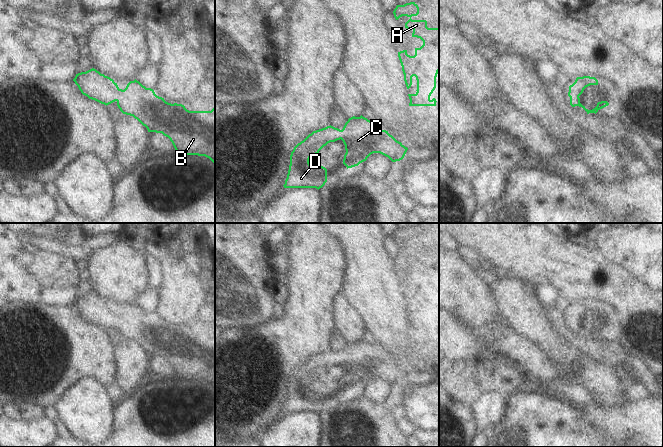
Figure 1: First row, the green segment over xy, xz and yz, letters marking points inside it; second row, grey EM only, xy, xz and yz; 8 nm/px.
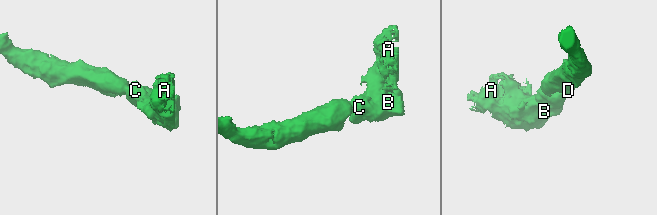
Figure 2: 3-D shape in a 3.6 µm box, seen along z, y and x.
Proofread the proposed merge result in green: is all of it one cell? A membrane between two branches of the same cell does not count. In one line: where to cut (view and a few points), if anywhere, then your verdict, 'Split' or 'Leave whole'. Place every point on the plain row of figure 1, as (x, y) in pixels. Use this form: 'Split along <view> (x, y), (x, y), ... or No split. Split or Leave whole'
No split. Leave whole

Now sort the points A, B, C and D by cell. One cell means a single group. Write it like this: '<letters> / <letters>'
A B C D

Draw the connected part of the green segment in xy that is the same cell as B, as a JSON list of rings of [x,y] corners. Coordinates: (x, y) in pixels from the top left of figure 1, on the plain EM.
[[[92,292],[73,303],[89,323],[109,329],[117,326],[123,338],[133,340],[148,356],[162,357],[183,379],[198,379],[215,387],[215,332],[189,335],[182,328],[171,328],[136,303],[124,314],[108,300]]]

